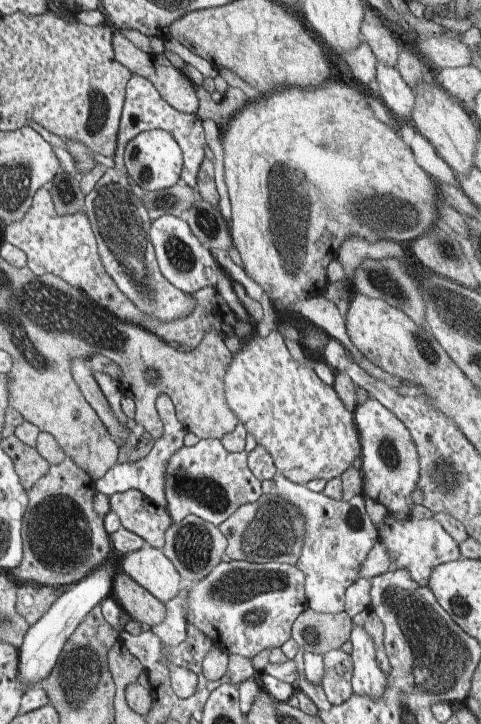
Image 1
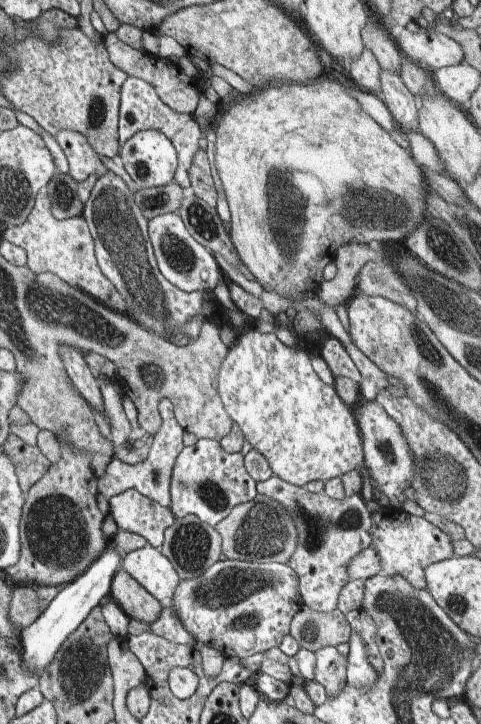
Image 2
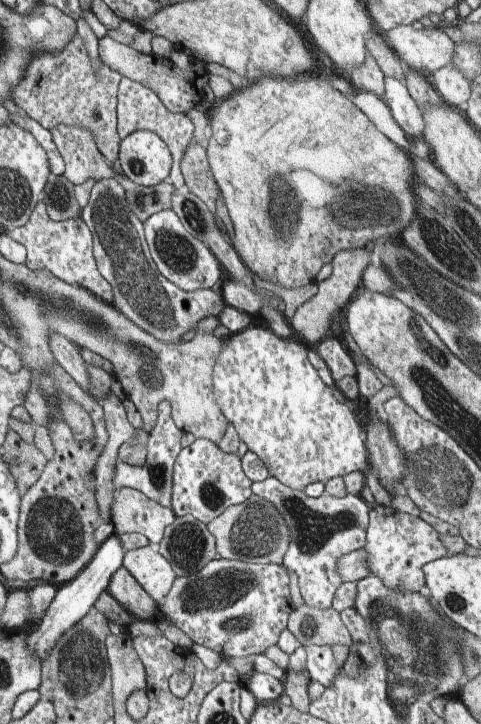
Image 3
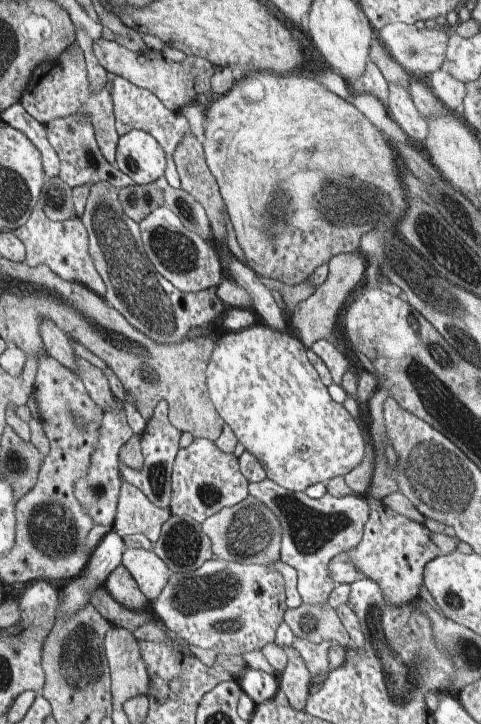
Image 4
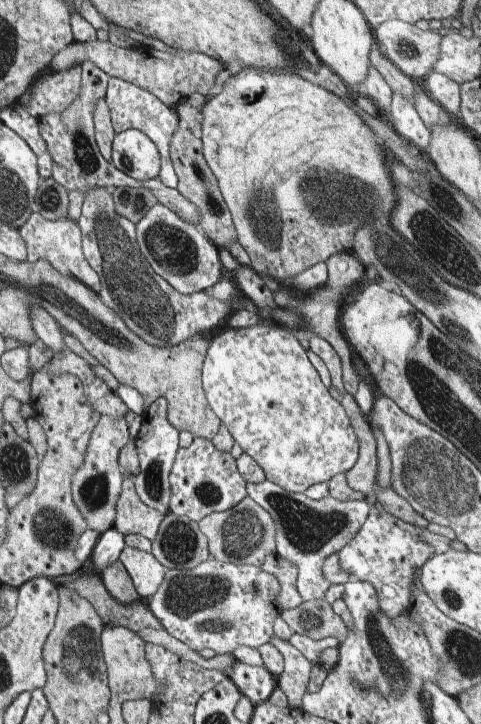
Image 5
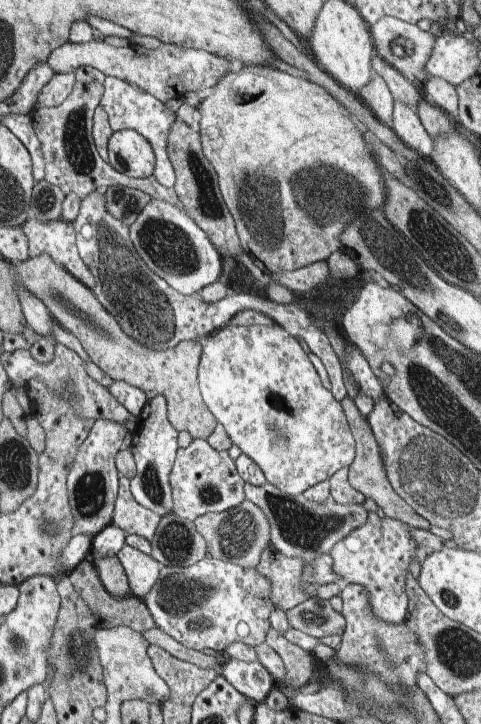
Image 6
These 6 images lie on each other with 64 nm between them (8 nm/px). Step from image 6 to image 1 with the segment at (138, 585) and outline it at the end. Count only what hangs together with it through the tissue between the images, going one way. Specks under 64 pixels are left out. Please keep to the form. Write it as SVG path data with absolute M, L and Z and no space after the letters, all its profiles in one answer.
M148 545L123 556L122 570L160 602L170 602L184 583L161 549Z

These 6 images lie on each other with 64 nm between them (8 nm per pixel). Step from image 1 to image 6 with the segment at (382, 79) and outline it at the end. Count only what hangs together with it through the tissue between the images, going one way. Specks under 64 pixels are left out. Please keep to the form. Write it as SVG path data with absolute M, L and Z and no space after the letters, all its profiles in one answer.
M395 100L393 103L392 131L422 157L429 158L433 149L433 138L426 132L417 111L402 101Z

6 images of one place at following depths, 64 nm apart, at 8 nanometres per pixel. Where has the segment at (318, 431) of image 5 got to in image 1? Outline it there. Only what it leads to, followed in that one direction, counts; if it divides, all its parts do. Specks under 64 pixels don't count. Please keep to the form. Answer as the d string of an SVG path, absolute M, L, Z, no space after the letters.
M278 329L271 331L266 338L256 335L242 341L242 349L233 355L224 375L224 386L229 407L239 422L255 436L257 444L272 455L278 472L292 482L304 485L314 479L332 480L352 467L352 462L360 456L361 446L353 413L346 409L334 387L324 384L312 367L292 358Z

